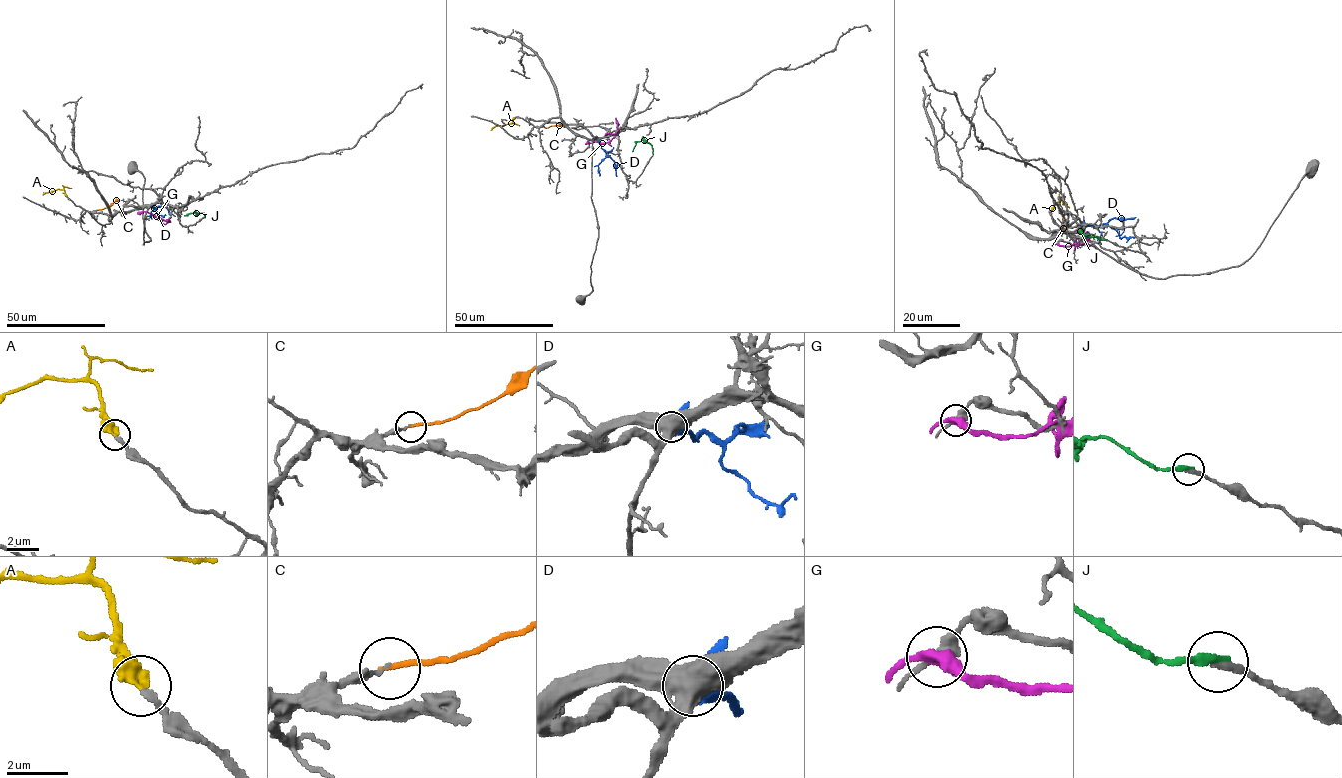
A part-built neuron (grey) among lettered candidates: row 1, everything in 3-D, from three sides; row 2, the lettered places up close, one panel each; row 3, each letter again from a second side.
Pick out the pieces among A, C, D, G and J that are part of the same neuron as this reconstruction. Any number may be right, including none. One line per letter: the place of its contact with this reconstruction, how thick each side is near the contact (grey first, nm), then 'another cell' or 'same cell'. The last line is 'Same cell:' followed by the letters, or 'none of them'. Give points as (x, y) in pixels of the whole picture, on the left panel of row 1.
A: (66, 196) | 180/500 nm | same cell
C: (98, 210) | 110/170 nm | another cell
D: (149, 206) | 500/550 nm | another cell
G: (168, 219) | 280/440 nm | another cell
J: (204, 217) | 200/240 nm | another cell
Same cell: A

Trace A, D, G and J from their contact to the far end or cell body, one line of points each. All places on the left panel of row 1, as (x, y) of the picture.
A: (66, 196), (63, 189), (42, 194)
D: (149, 206), (156, 208), (166, 202), (168, 210)
G: (168, 220), (146, 212), (137, 213)
J: (204, 217), (204, 213), (184, 215)

